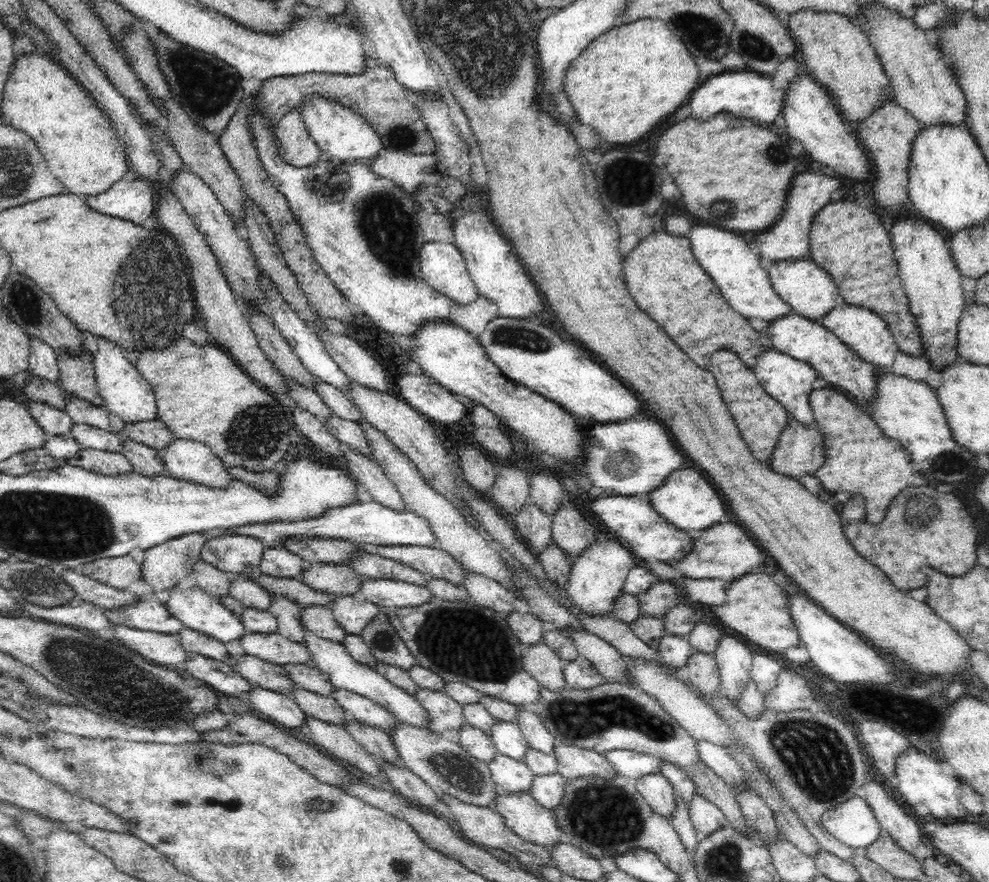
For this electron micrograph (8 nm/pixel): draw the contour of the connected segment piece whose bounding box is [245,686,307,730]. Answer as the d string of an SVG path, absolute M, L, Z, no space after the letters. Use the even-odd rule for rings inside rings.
M252 686L245 698L253 705L254 710L262 712L270 721L278 722L281 728L298 730L306 723L307 714L290 694L280 694L273 690Z

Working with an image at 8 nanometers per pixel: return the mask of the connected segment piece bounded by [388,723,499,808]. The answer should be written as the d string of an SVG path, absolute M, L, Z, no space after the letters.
M406 723L392 726L388 735L392 737L394 747L405 762L405 767L433 788L434 792L439 795L449 794L466 804L475 804L484 808L493 807L499 789L492 780L488 765L470 756L470 753L459 744L426 727L415 727Z

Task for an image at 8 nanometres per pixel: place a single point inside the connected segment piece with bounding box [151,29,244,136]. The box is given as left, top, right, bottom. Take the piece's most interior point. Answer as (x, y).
(208, 90)

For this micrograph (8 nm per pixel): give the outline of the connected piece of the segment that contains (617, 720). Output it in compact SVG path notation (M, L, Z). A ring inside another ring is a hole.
M606 682L587 690L550 691L542 688L534 712L555 736L556 742L578 746L605 754L612 750L632 750L661 758L684 769L696 783L697 792L715 804L728 819L729 826L742 836L748 836L746 818L736 795L727 782L707 767L698 755L696 740L674 720L655 698L626 683Z

